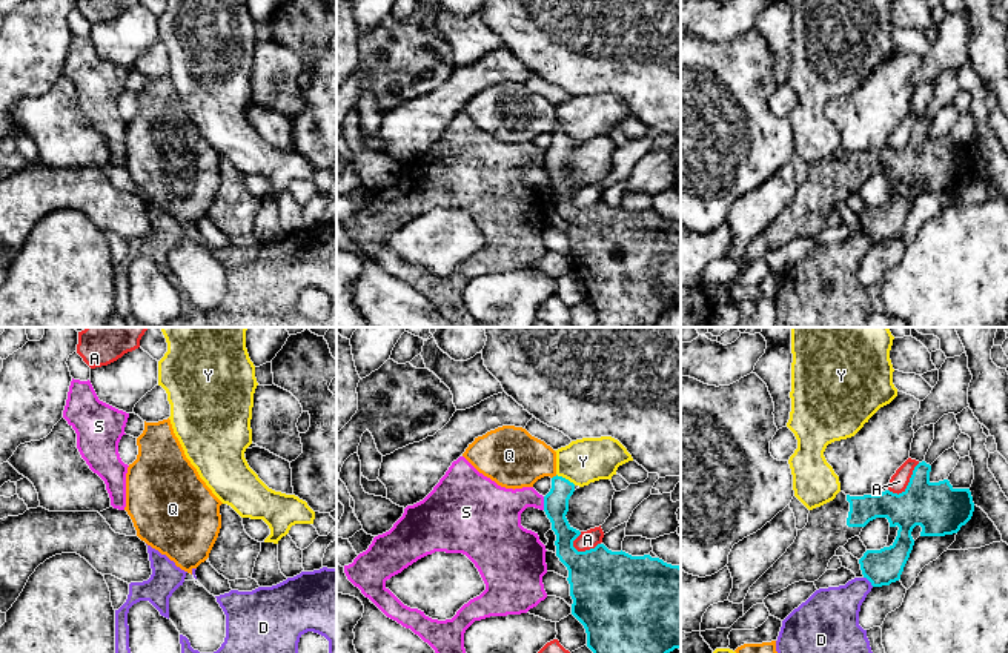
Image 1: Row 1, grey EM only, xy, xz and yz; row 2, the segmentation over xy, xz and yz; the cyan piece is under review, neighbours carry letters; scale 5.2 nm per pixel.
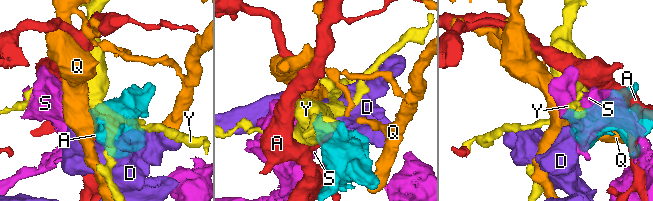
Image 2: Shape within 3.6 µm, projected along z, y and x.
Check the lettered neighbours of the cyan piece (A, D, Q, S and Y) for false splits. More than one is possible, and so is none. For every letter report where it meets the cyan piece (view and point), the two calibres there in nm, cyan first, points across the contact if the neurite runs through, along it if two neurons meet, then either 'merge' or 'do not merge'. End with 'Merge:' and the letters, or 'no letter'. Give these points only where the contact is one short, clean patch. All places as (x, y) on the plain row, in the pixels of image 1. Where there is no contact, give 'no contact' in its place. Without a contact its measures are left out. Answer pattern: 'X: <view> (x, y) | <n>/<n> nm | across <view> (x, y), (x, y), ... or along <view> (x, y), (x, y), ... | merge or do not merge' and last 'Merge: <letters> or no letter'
A: yz (908, 140) | 260/90 nm | along yz (919, 119), (908, 140), (901, 148), (893, 149), (888, 146) | do not merge
D: yz (868, 235) | 190/260 nm | along yz (864, 232), (873, 241) | do not merge
Q: xz (553, 132) | 130/320 nm | along xz (557, 131), (552, 134) | do not merge
S: xz (544, 159) | 130/240 nm | along xz (543, 152), (544, 165) | do not merge
Y: xz (564, 134) | 130/240 nm | along xz (557, 129), (575, 140) | do not merge
Merge: no letter

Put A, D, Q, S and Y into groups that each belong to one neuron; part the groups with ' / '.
A / D / Q / S / Y

